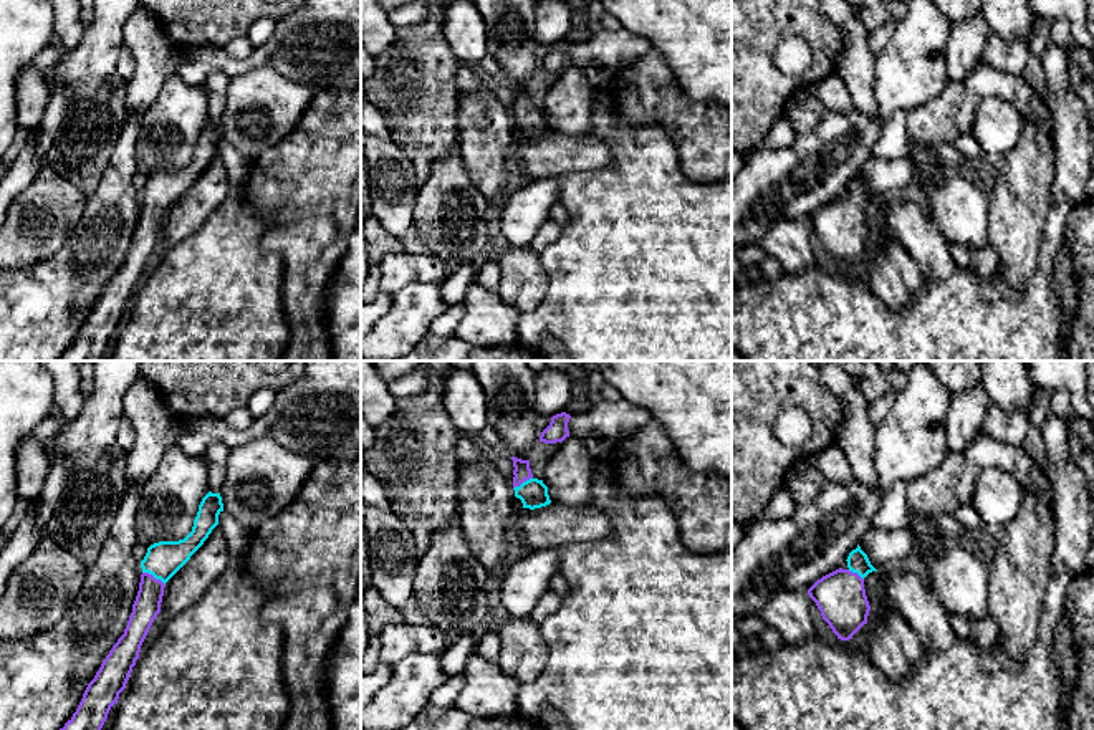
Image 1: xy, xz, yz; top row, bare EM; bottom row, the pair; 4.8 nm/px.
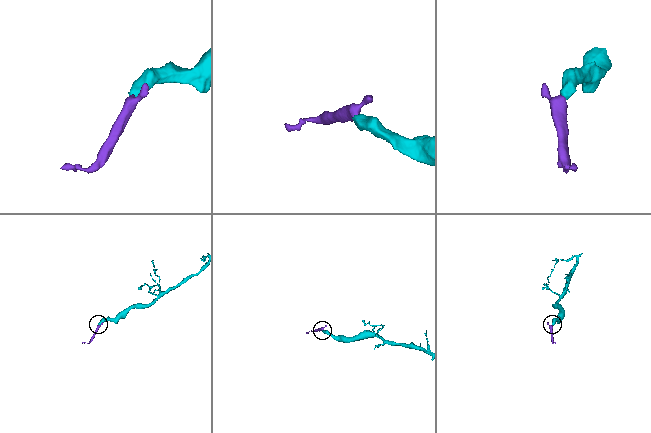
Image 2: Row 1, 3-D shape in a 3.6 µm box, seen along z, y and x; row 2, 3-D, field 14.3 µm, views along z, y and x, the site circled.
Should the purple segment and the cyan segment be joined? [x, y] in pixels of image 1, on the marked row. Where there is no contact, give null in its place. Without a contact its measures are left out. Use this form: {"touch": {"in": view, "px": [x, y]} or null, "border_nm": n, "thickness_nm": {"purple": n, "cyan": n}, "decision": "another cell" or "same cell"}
{"touch": {"in": "xy", "px": [153, 576]}, "border_nm": 130, "thickness_nm": {"purple": 130, "cyan": 180}, "decision": "same cell"}

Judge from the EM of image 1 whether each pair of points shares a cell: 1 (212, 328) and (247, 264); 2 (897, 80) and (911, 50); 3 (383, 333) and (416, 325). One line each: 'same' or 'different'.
1: same
2: same
3: same

